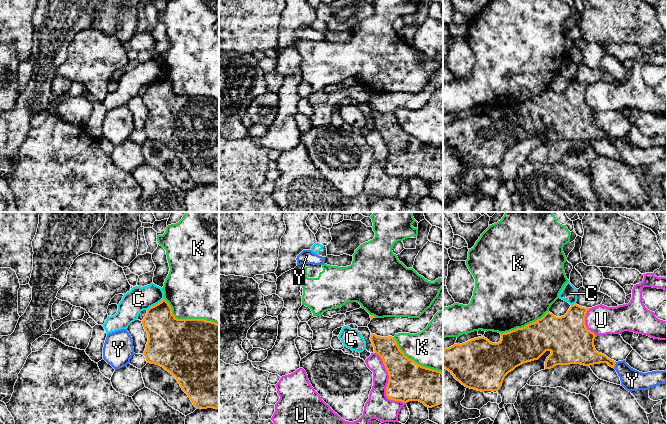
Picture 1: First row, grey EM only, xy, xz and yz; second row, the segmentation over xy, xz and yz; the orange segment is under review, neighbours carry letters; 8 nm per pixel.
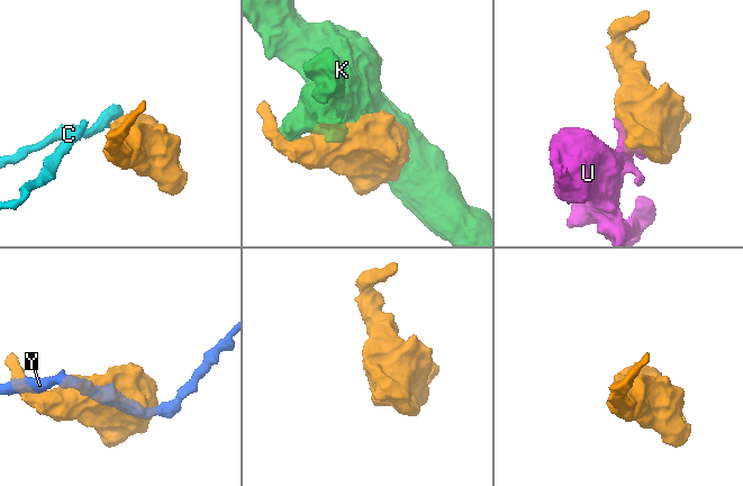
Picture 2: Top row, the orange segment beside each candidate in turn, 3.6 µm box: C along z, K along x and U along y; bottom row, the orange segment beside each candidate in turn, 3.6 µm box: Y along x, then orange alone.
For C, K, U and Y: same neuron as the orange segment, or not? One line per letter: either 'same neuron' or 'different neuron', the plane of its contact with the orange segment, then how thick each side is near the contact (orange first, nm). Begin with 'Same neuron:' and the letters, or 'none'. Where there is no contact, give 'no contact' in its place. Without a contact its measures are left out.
Same neuron: none
C: different neuron | xy | 300/190 nm
K: different neuron | xy | 500/480 nm
U: different neuron | xz | 320/200 nm
Y: different neuron | yz | 180/180 nm

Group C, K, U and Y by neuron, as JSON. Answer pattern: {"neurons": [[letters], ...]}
{"neurons": [["C"], ["K"], ["U"], ["Y"]]}

